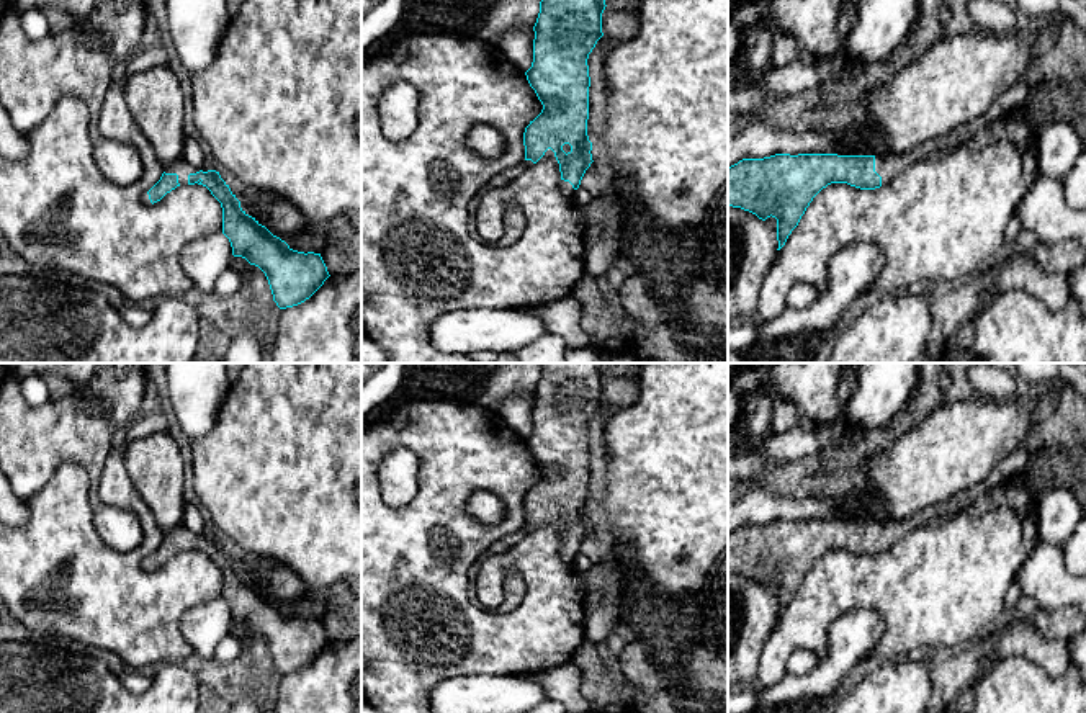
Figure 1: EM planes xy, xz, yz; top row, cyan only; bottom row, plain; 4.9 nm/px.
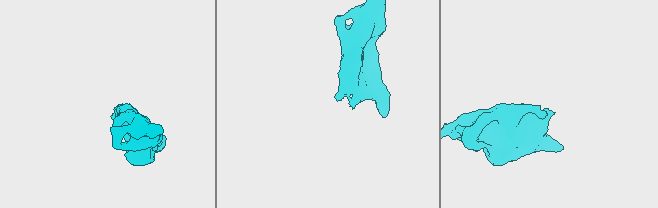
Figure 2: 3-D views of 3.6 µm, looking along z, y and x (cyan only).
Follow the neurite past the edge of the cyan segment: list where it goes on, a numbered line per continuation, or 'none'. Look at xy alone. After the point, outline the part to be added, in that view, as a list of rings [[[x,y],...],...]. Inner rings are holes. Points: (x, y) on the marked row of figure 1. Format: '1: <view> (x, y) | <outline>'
1: xy (182, 167) | [[[183,155],[178,157],[175,162],[172,162],[170,165],[164,167],[165,173],[177,173],[178,175],[180,185],[188,185],[188,175],[196,173],[200,170],[208,172],[208,170],[213,170],[213,167],[196,168]]]

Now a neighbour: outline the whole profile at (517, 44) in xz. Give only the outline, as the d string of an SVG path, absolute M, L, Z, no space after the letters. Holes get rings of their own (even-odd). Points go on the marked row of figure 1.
M533 28L509 29L500 36L499 51L523 74L533 62Z

